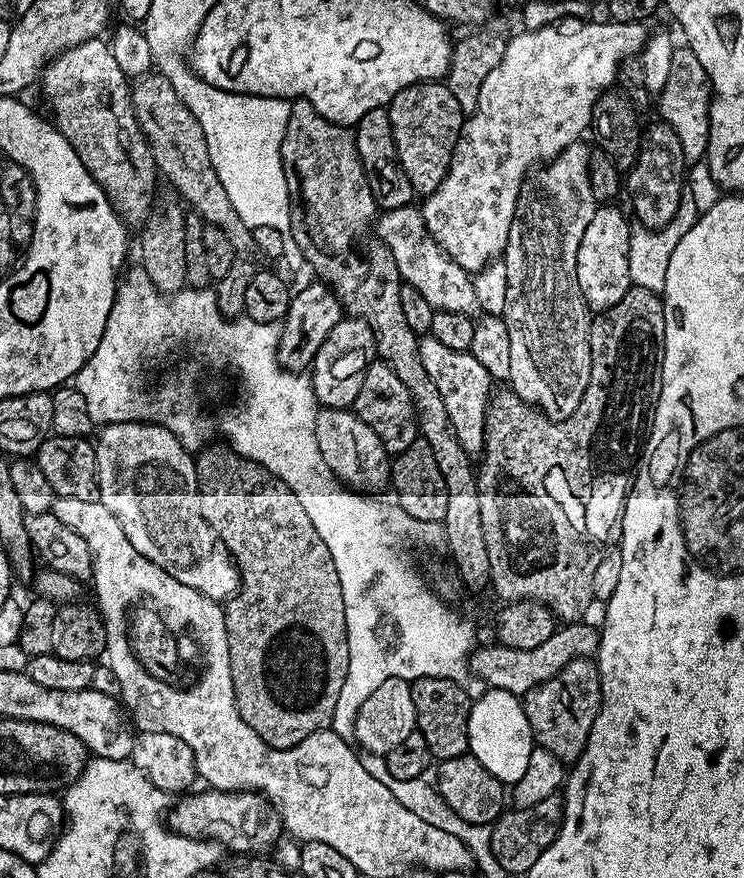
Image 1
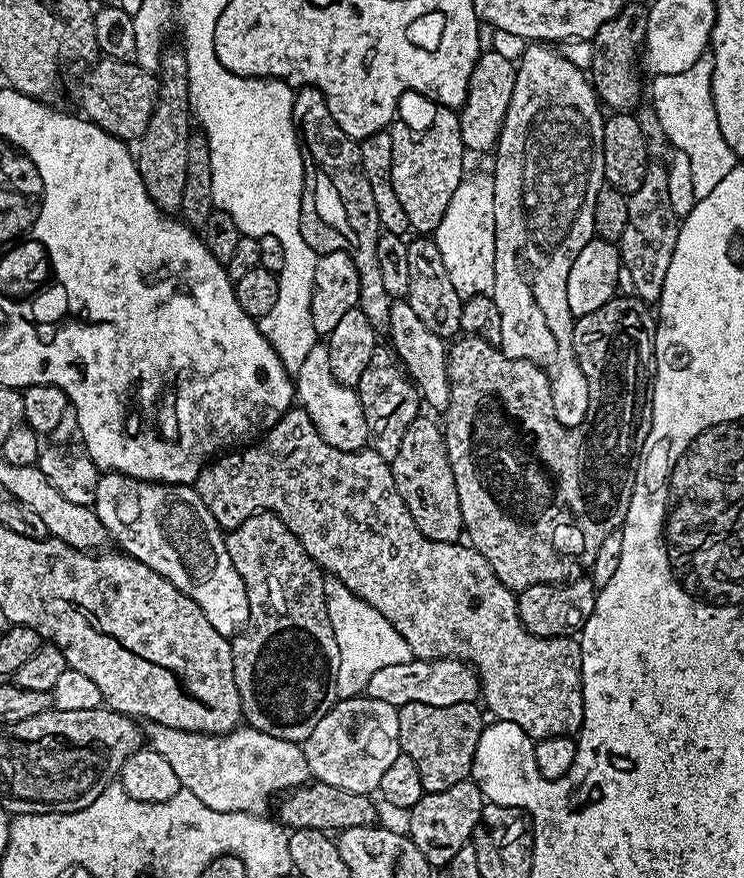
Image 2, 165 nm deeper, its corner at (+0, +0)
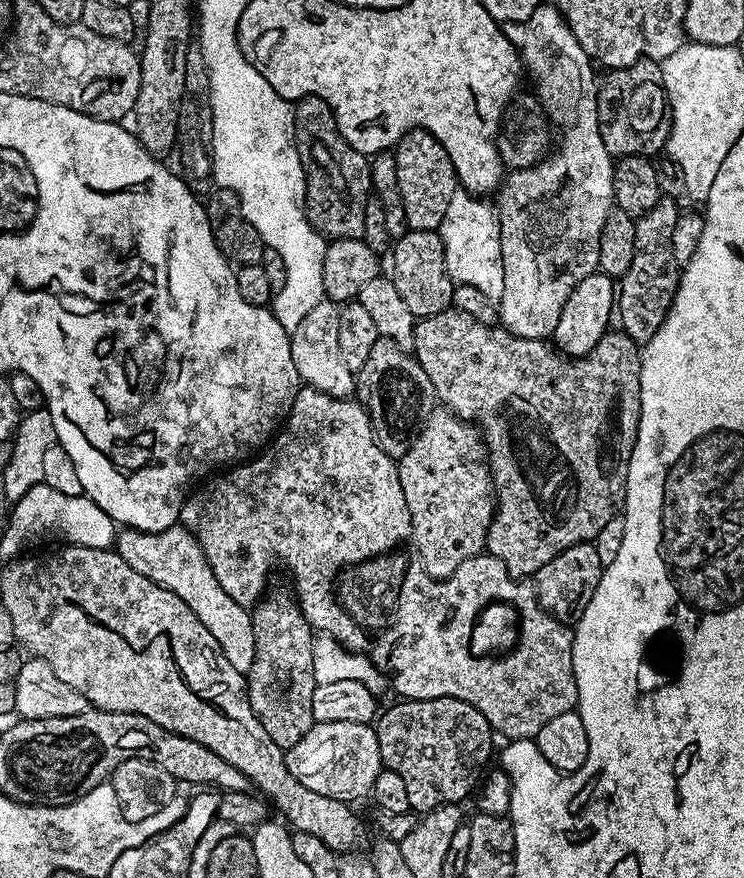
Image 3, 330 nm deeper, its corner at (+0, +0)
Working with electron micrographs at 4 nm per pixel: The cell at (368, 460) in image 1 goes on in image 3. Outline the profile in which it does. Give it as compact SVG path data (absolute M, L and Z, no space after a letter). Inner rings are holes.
M321 300L296 328L291 329L294 366L301 381L309 388L317 388L331 396L351 397L356 390L356 378L342 358L342 349L338 347L338 318L340 308L333 301Z

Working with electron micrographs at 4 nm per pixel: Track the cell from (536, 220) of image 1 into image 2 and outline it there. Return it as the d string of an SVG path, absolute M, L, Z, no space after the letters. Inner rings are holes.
M532 42L527 45L528 48L524 53L518 57L518 63L516 64L517 81L514 82L513 97L510 98L509 108L506 110L504 118L504 127L500 132L499 143L494 149L494 156L496 156L496 169L491 169L490 175L494 182L494 286L490 293L492 301L498 306L498 314L502 314L502 338L499 342L499 347L508 355L510 358L515 360L533 360L534 363L539 364L545 372L548 373L548 378L552 382L552 411L556 413L557 420L561 424L566 425L568 428L573 428L581 424L586 418L586 410L588 409L588 379L586 374L582 374L580 364L576 361L576 352L572 348L572 325L574 323L574 317L570 314L570 302L566 302L566 278L570 278L570 266L578 258L578 250L582 250L582 246L586 246L592 239L594 239L594 206L595 199L598 198L598 192L600 188L605 187L605 179L603 172L603 126L606 119L605 113L602 111L602 105L596 95L596 89L592 87L592 81L584 72L575 64L572 60L567 60L562 53L559 52L559 47L553 46L548 42Z

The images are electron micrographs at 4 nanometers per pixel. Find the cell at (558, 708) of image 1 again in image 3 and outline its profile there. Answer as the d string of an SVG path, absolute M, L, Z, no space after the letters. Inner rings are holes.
M304 386L296 395L296 401L288 412L287 420L271 443L255 458L213 475L204 482L209 484L201 483L199 485L201 488L197 492L195 489L184 501L179 523L197 540L210 570L214 572L214 578L236 602L245 606L255 605L265 595L264 587L268 584L272 563L281 560L282 563L288 564L289 570L292 571L292 584L296 587L295 599L313 629L325 636L332 636L345 648L367 656L377 668L386 673L390 684L392 680L392 688L397 692L397 697L409 700L433 700L447 696L458 698L462 702L470 702L470 706L477 708L486 718L493 733L500 735L501 732L502 735L508 736L504 738L509 741L531 741L538 734L538 730L542 730L542 726L550 722L550 718L558 718L558 714L566 714L577 707L580 695L572 665L573 629L567 623L554 619L540 605L536 589L527 579L511 576L506 566L502 566L502 562L498 562L498 558L493 556L481 554L470 558L462 562L462 566L458 566L458 570L454 570L454 574L450 574L444 580L435 580L433 576L426 575L412 543L410 510L402 494L402 482L398 478L396 465L397 461L385 454L376 443L376 435L363 404L352 398L331 396L317 388Z

